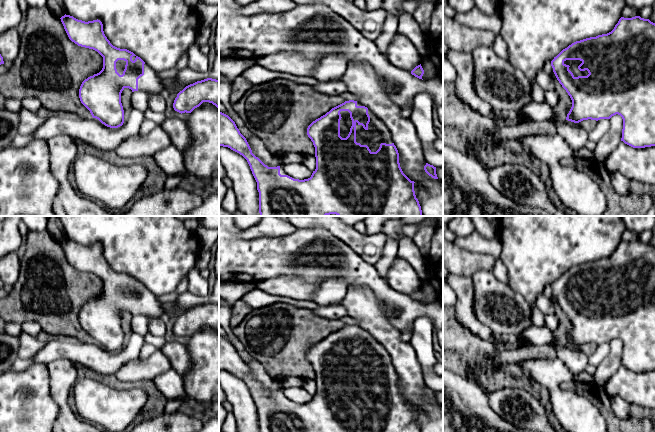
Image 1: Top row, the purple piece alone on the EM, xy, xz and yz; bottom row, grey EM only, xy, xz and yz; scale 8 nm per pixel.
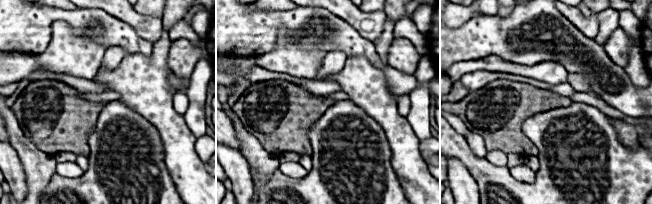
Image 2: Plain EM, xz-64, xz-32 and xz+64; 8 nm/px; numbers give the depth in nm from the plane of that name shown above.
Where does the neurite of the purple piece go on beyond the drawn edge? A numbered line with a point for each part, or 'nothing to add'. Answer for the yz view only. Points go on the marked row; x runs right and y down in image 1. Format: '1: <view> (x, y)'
1: yz (573, 64)

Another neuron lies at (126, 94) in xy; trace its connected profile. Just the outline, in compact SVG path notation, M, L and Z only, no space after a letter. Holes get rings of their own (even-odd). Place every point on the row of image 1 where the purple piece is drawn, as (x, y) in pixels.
M124 88L121 93L121 103L124 110L124 122L128 119L131 110L133 109L131 104L132 90L129 88Z

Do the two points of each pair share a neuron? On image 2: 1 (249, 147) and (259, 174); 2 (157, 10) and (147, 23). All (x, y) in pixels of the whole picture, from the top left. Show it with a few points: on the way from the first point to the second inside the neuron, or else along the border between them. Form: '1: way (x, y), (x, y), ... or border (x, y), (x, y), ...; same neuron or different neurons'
1: way (255, 154), (259, 160), (259, 167); same neuron
2: border (134, 10), (143, 14), (157, 15), (161, 18); different neurons

